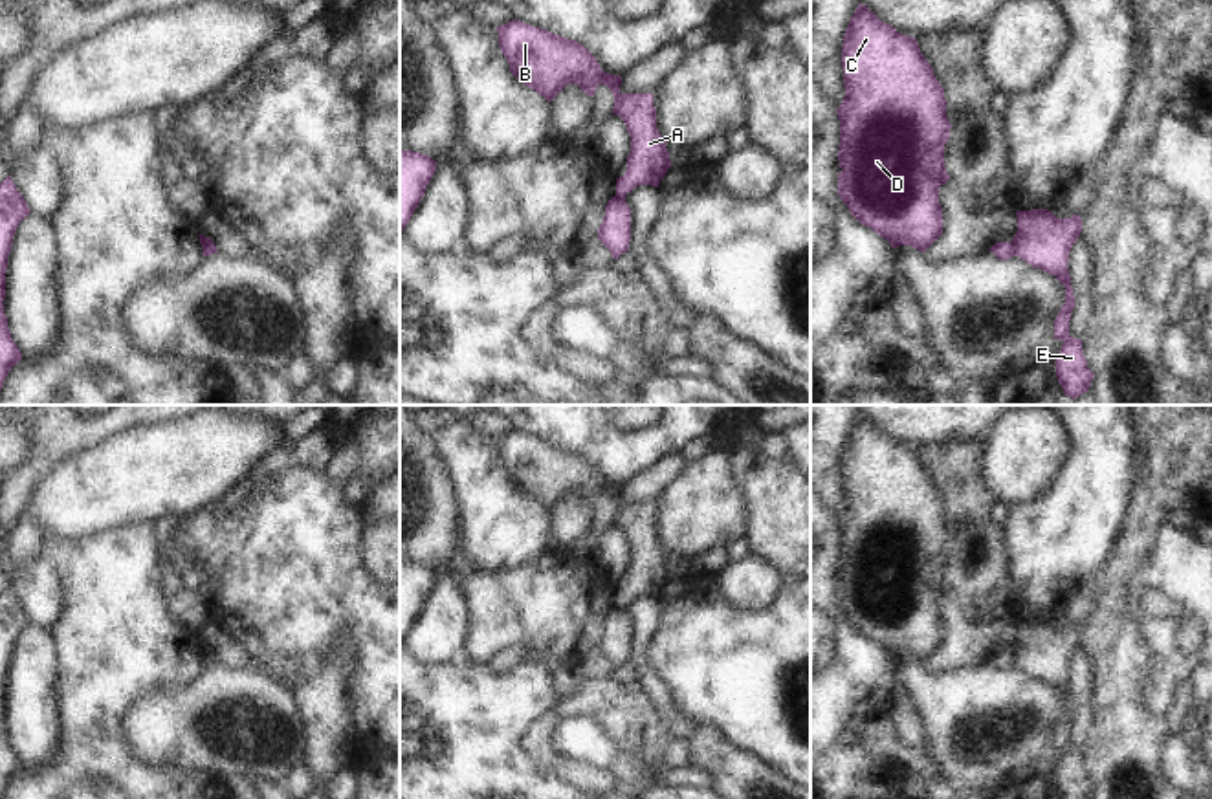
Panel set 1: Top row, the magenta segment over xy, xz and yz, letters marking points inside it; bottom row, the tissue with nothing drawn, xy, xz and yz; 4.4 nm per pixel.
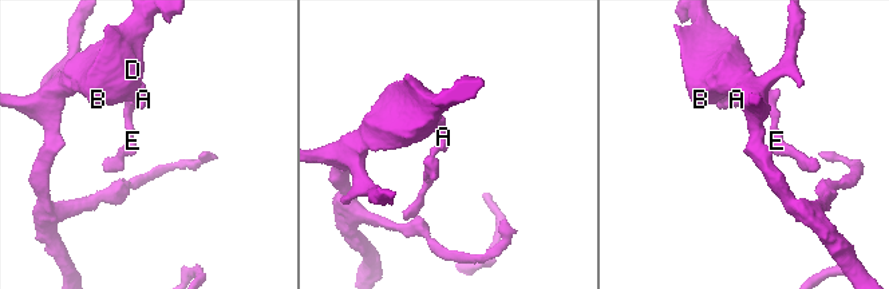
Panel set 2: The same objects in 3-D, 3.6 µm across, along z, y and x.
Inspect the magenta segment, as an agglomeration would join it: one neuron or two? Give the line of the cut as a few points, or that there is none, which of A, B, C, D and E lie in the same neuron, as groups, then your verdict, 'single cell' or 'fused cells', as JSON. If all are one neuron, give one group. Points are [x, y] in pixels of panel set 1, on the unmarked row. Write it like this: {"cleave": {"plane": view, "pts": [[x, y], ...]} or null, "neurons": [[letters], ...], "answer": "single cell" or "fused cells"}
{"cleave": {"plane": "yz", "pts": [[1011, 651], [1014, 664]]}, "neurons": [["A", "B", "C", "D"], ["E"]], "answer": "fused cells"}

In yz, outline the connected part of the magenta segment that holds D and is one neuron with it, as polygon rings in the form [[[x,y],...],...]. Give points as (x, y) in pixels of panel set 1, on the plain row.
[[[862,414],[843,445],[842,478],[838,605],[851,625],[893,660],[911,656],[924,663],[942,645],[939,597],[950,590],[944,555],[952,535],[944,500],[917,449],[898,443]]]

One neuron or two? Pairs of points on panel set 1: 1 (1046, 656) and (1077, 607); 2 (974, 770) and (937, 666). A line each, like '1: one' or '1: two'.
1: one
2: two

